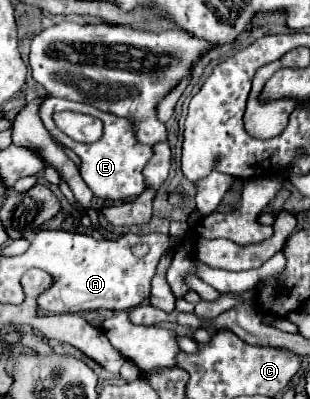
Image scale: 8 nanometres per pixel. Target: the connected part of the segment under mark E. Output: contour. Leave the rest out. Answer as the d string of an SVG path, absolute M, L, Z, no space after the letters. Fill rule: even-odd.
M51 96L41 106L41 120L43 120L45 128L49 130L51 135L61 142L65 148L73 150L81 158L81 168L79 168L81 178L85 180L85 184L91 188L91 192L97 198L103 198L103 200L125 200L125 198L139 196L145 190L145 182L143 182L141 170L143 170L145 162L151 156L151 148L149 146L141 146L135 140L135 132L129 126L129 120L117 118L113 114L105 114L105 112L93 108L91 104L67 102L67 100L61 100L61 98L51 98ZM59 110L73 110L73 112L81 112L81 114L89 114L89 116L99 118L103 122L103 126L105 126L101 140L93 142L93 144L81 144L81 142L75 142L75 140L67 138L67 135L56 127L53 120L53 114L59 112Z

